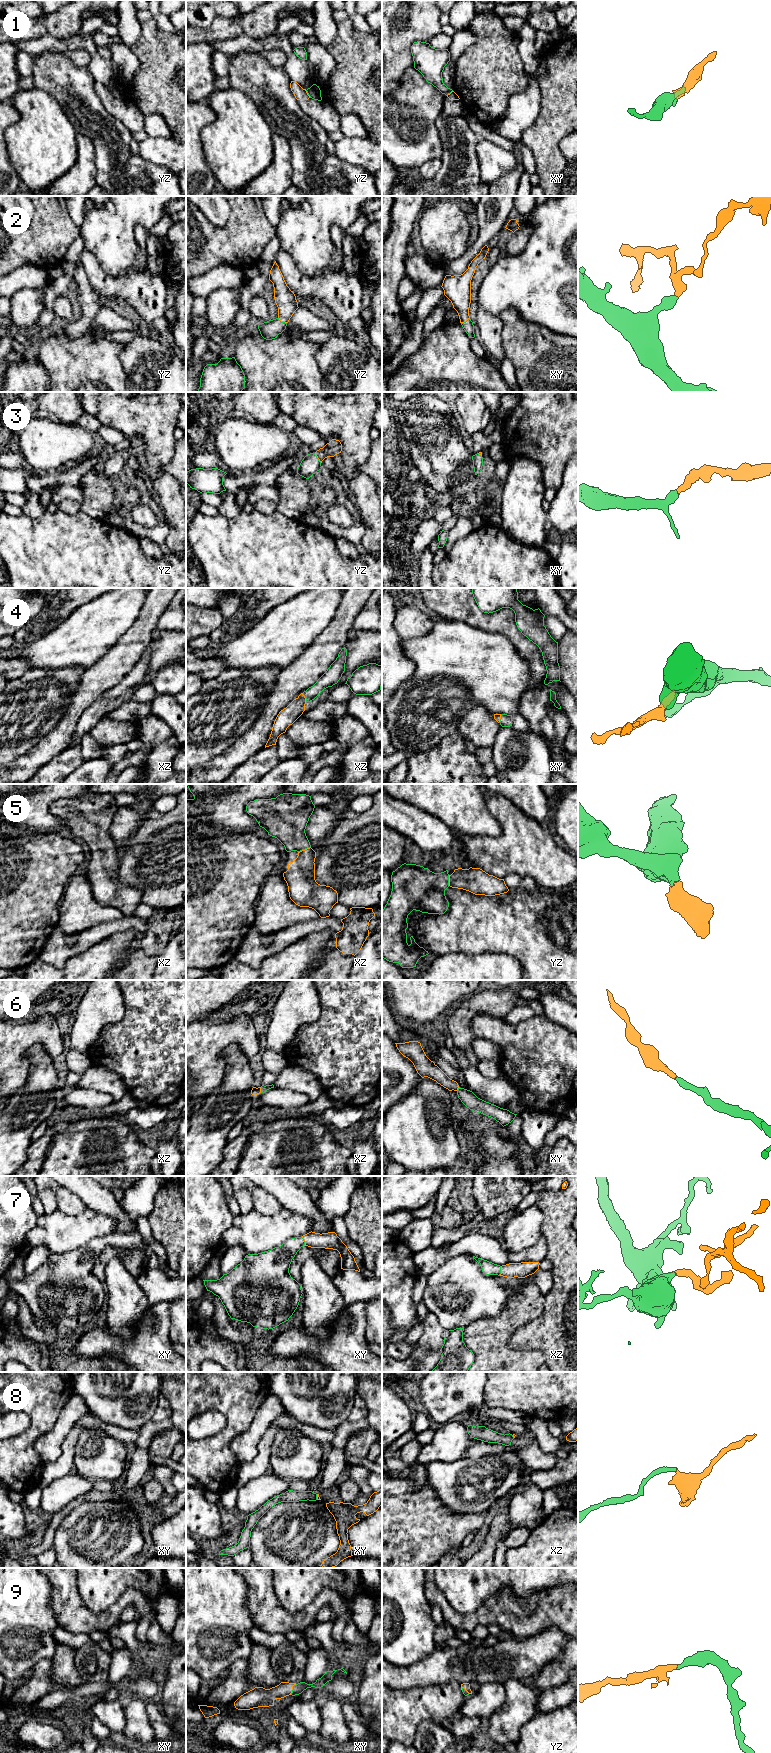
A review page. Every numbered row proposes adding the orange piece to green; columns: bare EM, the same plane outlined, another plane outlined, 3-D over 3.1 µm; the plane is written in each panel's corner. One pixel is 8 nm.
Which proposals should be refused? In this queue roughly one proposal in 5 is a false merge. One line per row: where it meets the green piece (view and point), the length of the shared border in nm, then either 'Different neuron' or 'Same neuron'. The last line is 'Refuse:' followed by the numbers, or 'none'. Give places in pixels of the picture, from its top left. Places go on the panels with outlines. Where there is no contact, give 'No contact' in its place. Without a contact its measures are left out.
1: Touches green at yz (308, 94). Shared border 80 nm. Different neuron
2: Touches green at yz (282, 322). Shared border 90 nm. Same neuron
3: Touches green at yz (317, 458). Shared border 100 nm. Same neuron
4: Touches green at xz (305, 697). Shared border 80 nm. Same neuron
5: Touches green at xz (304, 849). Shared border 120 nm. Same neuron
6: Touches green at xz (261, 1090). Shared border 50 nm. Same neuron
7: Touches green at xy (304, 1241). Shared border 80 nm. Same neuron
8: Touches green at xy (316, 1497). Shared border 50 nm. Same neuron
9: Touches green at xy (293, 1689). Shared border 100 nm. Same neuron
Refuse: 1

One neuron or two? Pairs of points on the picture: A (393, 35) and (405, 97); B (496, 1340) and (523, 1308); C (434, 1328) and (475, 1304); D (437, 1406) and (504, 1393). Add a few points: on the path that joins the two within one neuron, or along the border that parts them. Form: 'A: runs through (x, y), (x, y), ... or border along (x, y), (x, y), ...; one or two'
A: border along (413, 66), (405, 71), (400, 85), (392, 93); two
B: runs through (499, 1332), (515, 1316); one
C: border along (428, 1310), (437, 1318), (438, 1323), (445, 1331); two
D: border along (487, 1382), (484, 1388), (484, 1406); two

